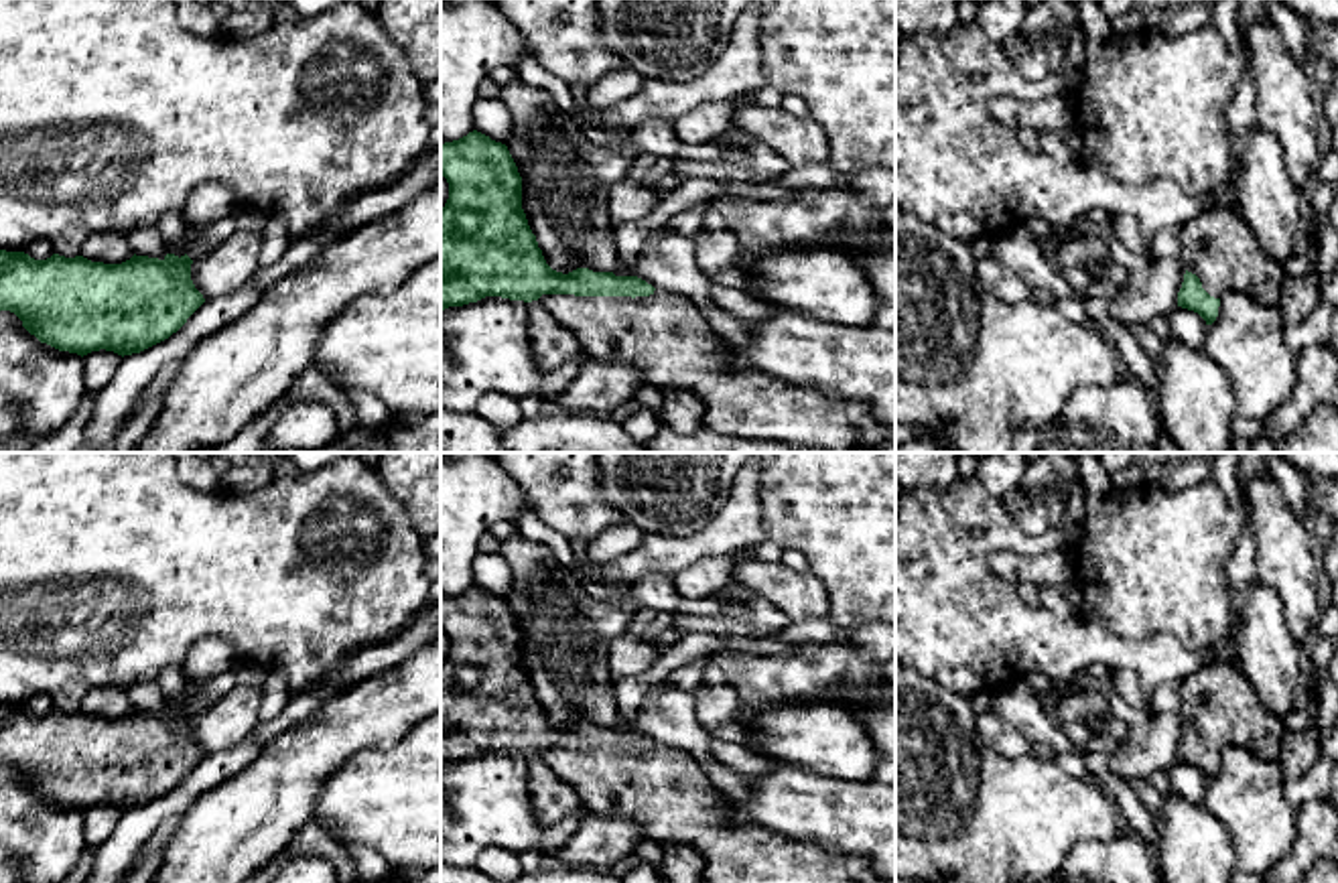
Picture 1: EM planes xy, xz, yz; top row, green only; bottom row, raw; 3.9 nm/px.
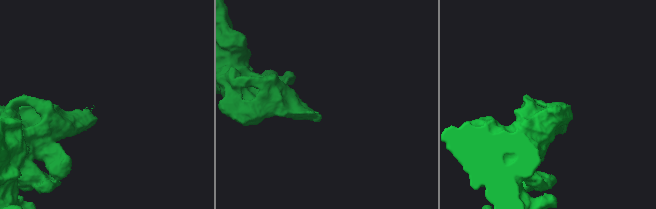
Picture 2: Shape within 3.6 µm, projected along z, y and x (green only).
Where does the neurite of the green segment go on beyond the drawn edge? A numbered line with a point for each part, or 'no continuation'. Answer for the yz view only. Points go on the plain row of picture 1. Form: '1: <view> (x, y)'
1: yz (1217, 701)

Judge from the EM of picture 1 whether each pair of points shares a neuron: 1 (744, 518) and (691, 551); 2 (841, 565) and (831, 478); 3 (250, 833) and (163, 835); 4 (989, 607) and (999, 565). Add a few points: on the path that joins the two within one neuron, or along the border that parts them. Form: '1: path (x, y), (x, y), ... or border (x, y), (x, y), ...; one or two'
1: path (731, 528), (703, 545); one
2: path (841, 542), (839, 500); one
3: border (185, 814), (161, 849); two
4: border (1040, 553), (993, 551), (985, 561); two

